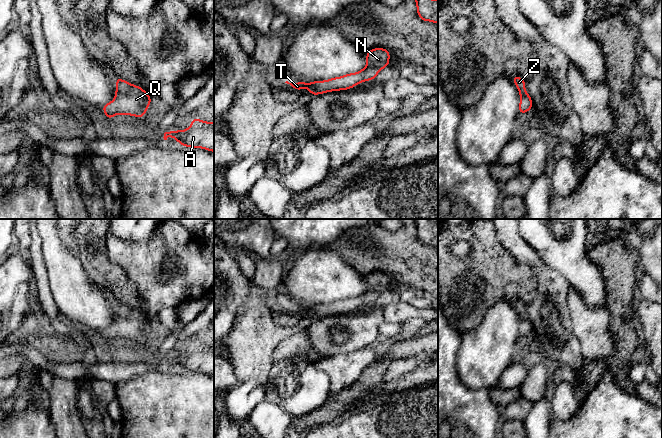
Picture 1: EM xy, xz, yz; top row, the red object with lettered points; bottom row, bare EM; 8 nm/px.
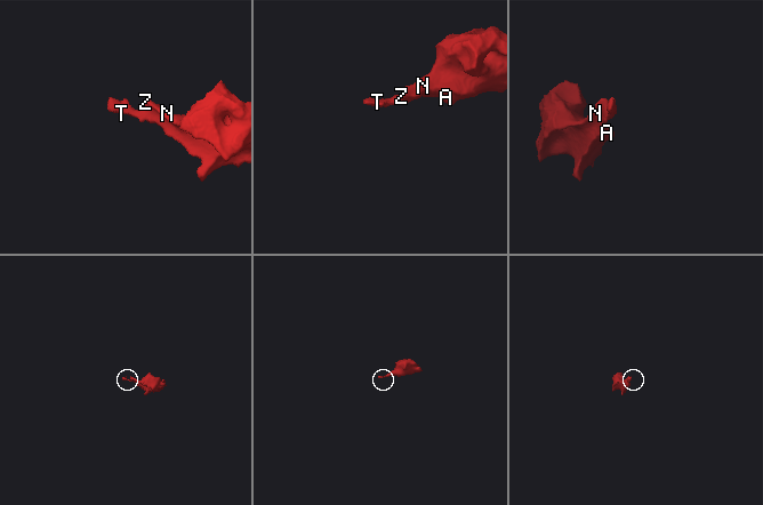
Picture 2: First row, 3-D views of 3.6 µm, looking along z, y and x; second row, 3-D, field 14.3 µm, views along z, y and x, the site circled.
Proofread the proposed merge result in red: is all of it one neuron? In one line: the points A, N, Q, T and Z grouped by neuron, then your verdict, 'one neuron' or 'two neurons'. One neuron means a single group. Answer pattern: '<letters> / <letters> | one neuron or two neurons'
A N Q T Z | one neuron

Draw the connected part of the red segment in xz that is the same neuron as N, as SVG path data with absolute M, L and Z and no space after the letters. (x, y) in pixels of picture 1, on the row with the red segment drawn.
M374 48L366 52L366 67L356 73L346 74L341 77L335 77L325 81L285 83L290 84L295 90L309 89L307 92L314 96L331 91L348 90L364 81L370 81L376 78L377 74L386 66L390 66L390 53L385 48Z

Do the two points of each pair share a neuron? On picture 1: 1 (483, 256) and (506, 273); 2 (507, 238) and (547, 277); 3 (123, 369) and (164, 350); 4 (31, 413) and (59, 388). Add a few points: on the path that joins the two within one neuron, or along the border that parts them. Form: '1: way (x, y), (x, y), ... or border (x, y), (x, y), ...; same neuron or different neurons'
1: way (489, 262), (500, 273); same neuron
2: way (517, 247), (537, 267); same neuron
3: way (133, 369), (147, 366), (154, 360); same neuron
4: border (45, 398), (48, 406); different neurons

